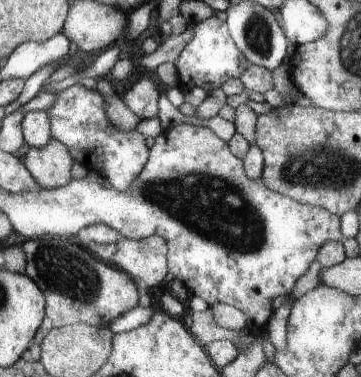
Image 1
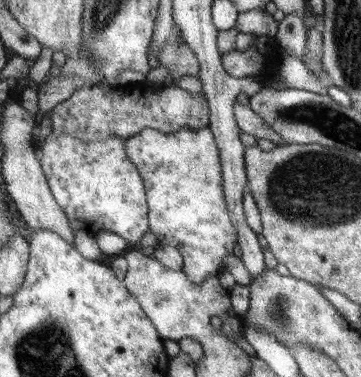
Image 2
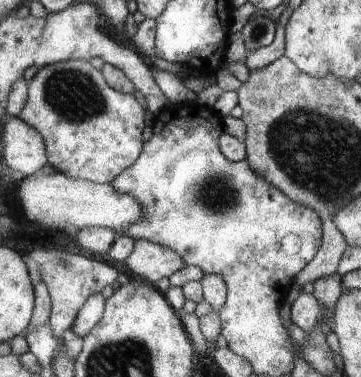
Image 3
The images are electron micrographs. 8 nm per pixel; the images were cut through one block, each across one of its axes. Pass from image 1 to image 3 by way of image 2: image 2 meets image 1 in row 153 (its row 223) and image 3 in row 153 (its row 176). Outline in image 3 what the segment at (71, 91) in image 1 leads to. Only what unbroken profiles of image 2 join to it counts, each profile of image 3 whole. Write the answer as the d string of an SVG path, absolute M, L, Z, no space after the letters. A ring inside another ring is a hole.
M65 60L43 66L29 82L29 98L17 112L17 118L41 134L45 140L47 164L55 172L73 180L87 180L93 184L113 184L117 176L141 156L141 130L145 108L131 94L119 94L107 82L101 70L95 70L87 60Z

